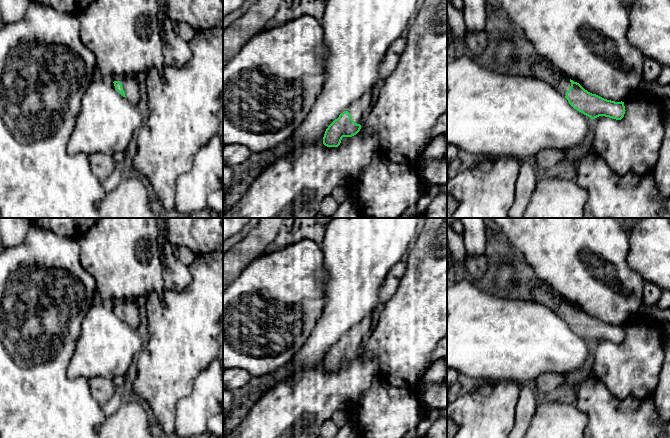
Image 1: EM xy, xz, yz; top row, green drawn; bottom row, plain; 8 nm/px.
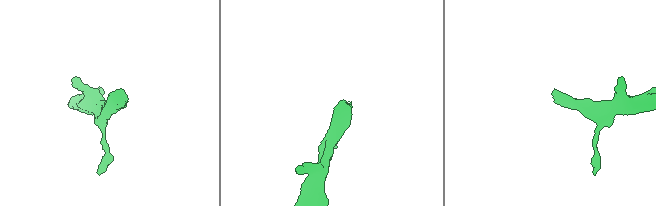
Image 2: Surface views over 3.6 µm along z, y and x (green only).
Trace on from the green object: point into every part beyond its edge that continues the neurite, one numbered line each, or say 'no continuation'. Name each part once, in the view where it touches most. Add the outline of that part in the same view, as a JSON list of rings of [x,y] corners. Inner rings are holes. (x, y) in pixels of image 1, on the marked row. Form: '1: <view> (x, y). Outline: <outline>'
1: yz (543, 71). Outline: [[[546,60],[539,64],[526,66],[531,72],[531,77],[545,81],[558,90],[564,97],[571,86],[570,79],[558,72]]]

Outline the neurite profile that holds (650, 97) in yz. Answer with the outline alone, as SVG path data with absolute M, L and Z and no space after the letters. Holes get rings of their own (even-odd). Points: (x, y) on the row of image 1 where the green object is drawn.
M637 92L624 102L625 114L621 120L599 116L593 119L593 151L600 155L619 176L633 171L645 176L654 171L664 137L664 104L653 93Z

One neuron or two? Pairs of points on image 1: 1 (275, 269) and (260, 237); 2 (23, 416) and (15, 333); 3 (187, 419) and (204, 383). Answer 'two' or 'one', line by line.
1: two
2: one
3: one

